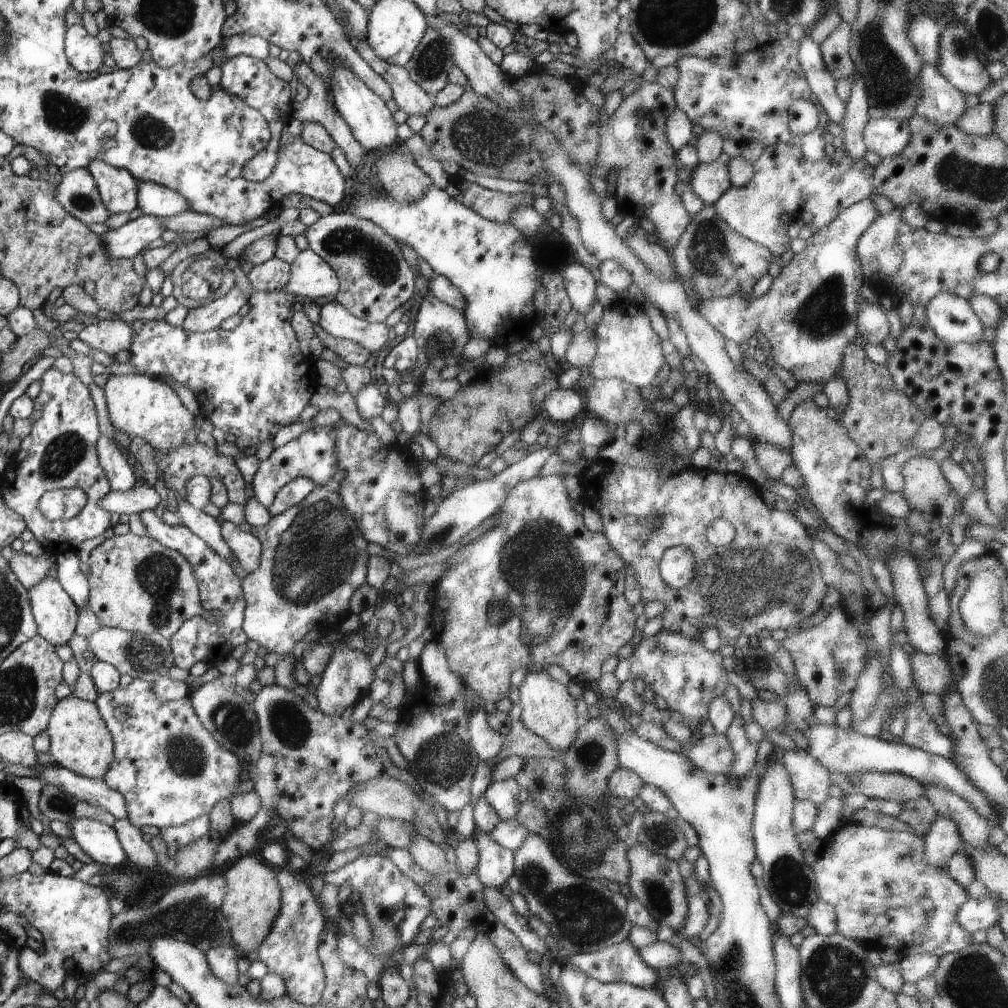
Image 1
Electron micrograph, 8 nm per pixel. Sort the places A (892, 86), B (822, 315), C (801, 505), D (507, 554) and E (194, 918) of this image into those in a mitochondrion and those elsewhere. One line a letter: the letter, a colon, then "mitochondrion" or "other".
A: mitochondrion
B: mitochondrion
C: other
D: mitochondrion
E: mitochondrion

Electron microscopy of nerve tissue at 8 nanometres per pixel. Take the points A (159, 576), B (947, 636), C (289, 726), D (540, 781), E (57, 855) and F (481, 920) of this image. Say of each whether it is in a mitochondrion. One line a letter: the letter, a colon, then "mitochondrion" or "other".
A: mitochondrion
B: other
C: mitochondrion
D: mitochondrion
E: other
F: other

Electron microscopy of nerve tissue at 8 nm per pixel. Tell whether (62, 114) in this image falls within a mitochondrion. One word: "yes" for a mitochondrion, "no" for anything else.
yes

